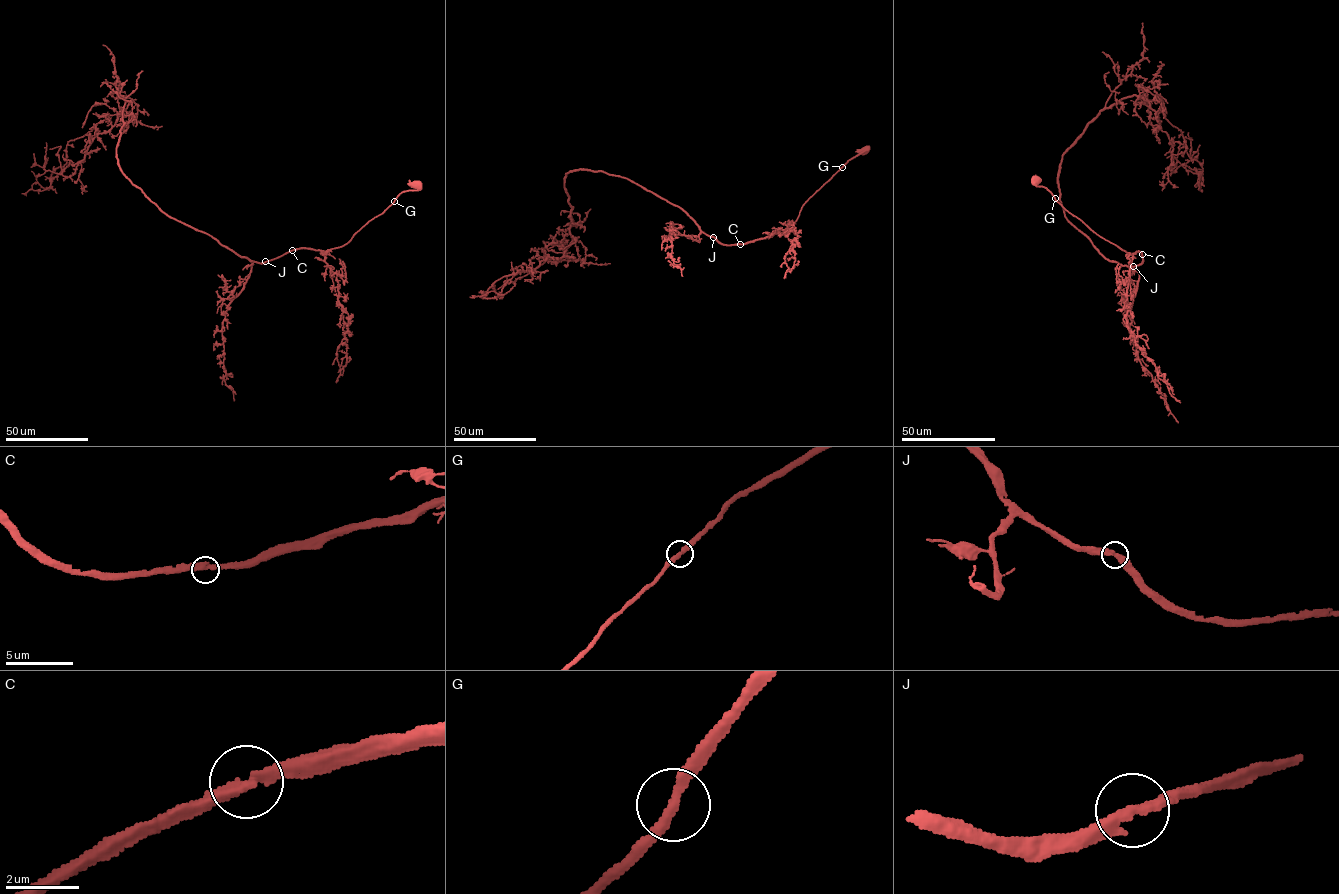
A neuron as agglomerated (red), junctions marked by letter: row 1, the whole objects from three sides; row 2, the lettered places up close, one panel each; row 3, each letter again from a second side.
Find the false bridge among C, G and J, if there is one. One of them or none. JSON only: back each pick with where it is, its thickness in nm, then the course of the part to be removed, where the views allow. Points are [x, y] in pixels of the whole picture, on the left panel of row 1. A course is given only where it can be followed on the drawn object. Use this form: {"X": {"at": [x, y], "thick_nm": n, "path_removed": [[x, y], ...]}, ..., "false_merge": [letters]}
{"false_merge": []}

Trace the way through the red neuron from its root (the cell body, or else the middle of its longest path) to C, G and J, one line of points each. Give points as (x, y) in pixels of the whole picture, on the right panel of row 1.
C: (1035, 179), (1036, 185), (1046, 187), (1069, 212), (1095, 233), (1130, 254), (1137, 251), (1142, 253)
G: (1035, 179), (1038, 181), (1035, 185), (1046, 187), (1055, 199)
J: (1035, 179), (1036, 185), (1046, 187), (1069, 212), (1095, 233), (1130, 254), (1140, 251), (1142, 262), (1133, 266)

